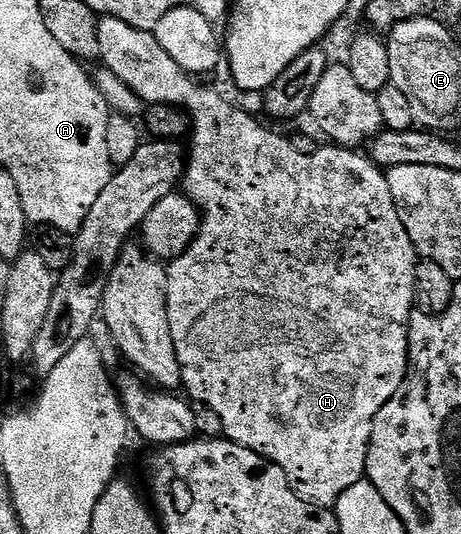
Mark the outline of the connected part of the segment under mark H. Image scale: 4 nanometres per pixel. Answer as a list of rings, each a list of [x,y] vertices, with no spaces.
[[[104,17],[98,25],[98,45],[103,66],[113,71],[145,104],[169,103],[181,108],[190,120],[192,148],[189,146],[186,151],[182,191],[194,206],[200,208],[200,231],[192,244],[166,267],[170,337],[174,337],[174,349],[178,353],[183,390],[188,390],[187,394],[197,404],[205,403],[220,418],[224,426],[223,434],[232,442],[281,467],[292,483],[294,493],[298,493],[302,501],[319,507],[335,508],[338,497],[342,497],[350,485],[365,478],[374,417],[378,417],[382,405],[386,405],[386,401],[398,393],[408,376],[408,322],[416,307],[415,271],[418,256],[410,241],[410,233],[406,233],[406,225],[402,225],[402,217],[398,217],[387,174],[367,154],[356,149],[324,145],[328,147],[318,148],[313,155],[299,151],[290,140],[263,127],[255,114],[248,114],[229,101],[222,101],[211,86],[203,87],[200,84],[203,82],[183,71],[178,61],[174,61],[174,57],[162,49],[153,32],[134,29],[121,19]]]

